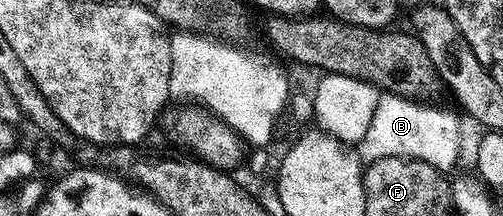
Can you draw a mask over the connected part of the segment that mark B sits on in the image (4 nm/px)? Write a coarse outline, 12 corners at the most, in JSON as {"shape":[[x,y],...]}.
{"shape":[[400,95],[379,97],[356,144],[366,164],[415,158],[450,172],[457,116]]}

